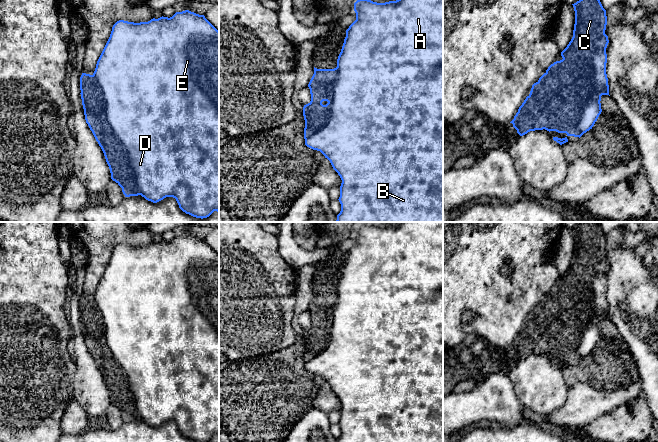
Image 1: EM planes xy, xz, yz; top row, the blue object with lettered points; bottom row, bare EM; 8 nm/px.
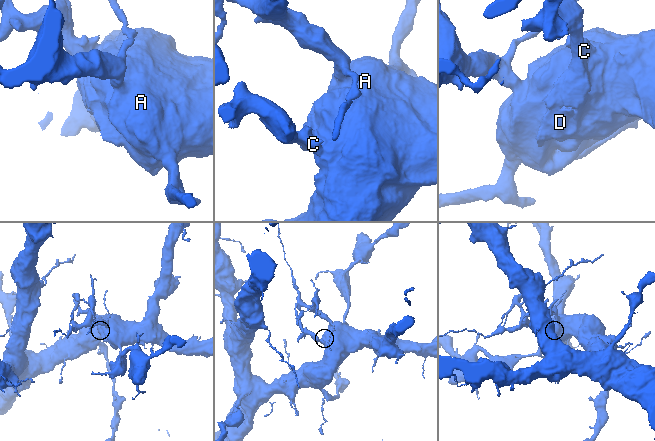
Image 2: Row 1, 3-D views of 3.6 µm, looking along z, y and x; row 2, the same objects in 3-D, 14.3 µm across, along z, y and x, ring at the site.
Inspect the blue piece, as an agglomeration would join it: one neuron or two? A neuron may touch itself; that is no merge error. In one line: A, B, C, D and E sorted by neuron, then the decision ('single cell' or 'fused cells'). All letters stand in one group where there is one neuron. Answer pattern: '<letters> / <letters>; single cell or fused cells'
A B D E / C; fused cells

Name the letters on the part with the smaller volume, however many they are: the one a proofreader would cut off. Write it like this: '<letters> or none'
C

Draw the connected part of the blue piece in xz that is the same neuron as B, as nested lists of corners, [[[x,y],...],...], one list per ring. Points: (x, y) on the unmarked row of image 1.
[[[399,222],[396,225],[385,227],[359,223],[354,227],[354,235],[356,244],[346,254],[346,261],[337,283],[337,291],[334,293],[317,293],[314,291],[314,298],[308,311],[311,321],[319,321],[320,323],[303,331],[305,369],[313,374],[320,375],[330,385],[333,393],[342,404],[338,423],[341,428],[341,435],[337,442],[443,442],[443,222]]]

